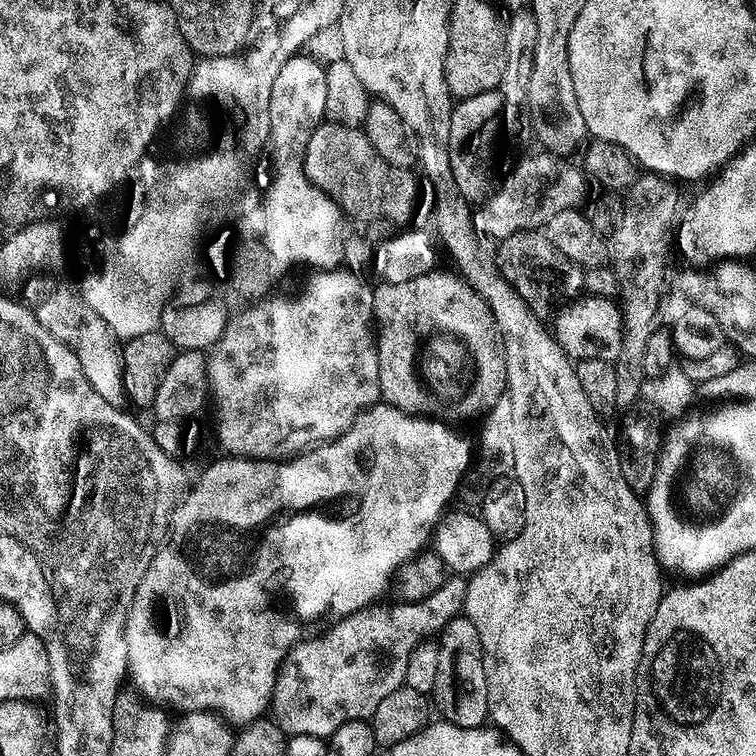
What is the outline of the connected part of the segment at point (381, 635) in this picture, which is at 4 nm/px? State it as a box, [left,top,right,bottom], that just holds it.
[270,578,465,738]

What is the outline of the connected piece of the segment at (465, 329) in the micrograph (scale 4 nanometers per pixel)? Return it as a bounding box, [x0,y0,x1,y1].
[370,270,508,422]

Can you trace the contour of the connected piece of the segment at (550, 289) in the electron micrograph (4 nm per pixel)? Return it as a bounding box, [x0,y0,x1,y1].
[494,231,581,317]

